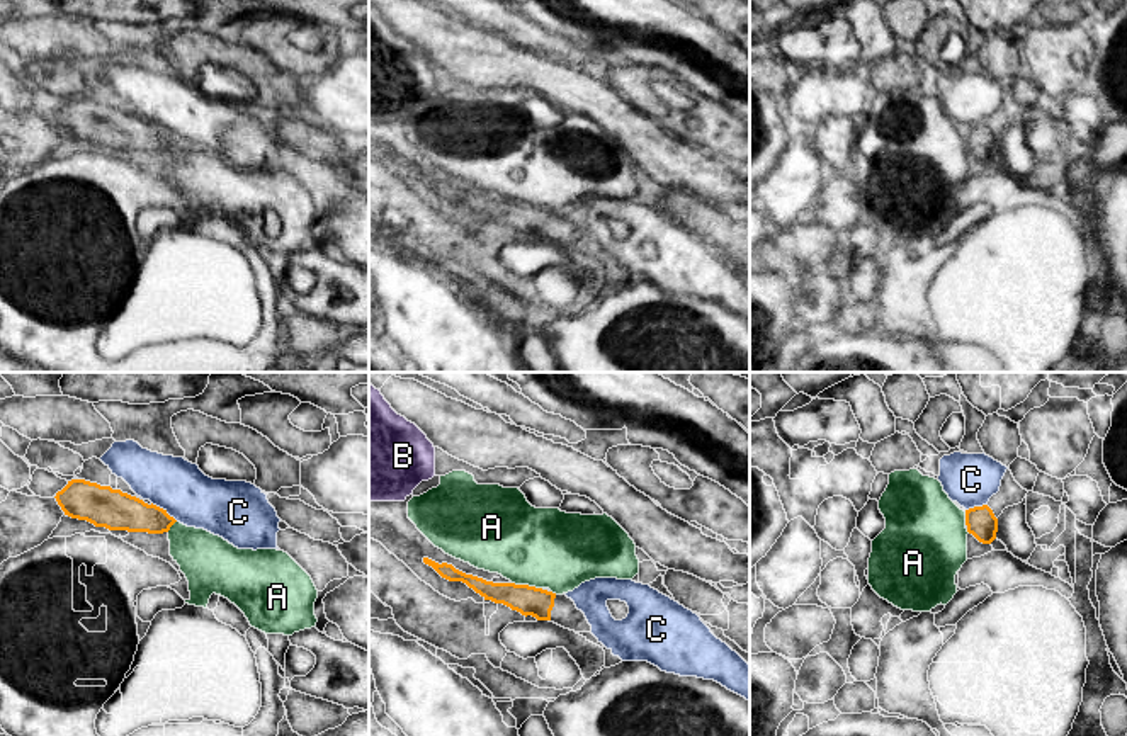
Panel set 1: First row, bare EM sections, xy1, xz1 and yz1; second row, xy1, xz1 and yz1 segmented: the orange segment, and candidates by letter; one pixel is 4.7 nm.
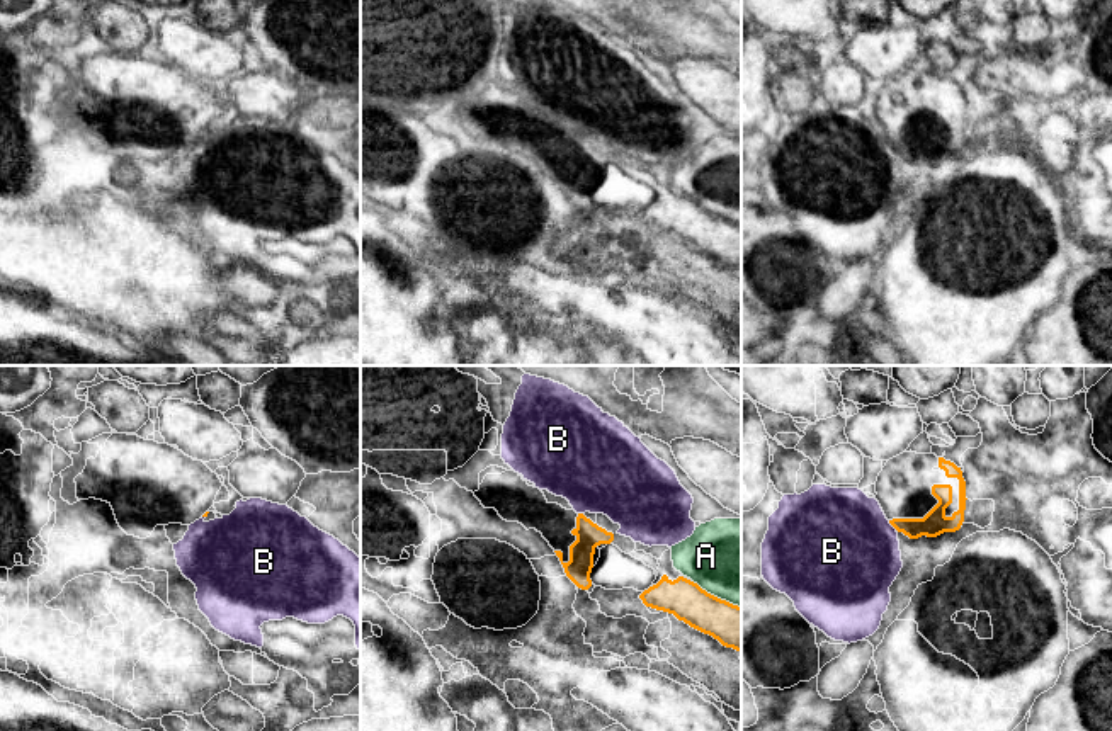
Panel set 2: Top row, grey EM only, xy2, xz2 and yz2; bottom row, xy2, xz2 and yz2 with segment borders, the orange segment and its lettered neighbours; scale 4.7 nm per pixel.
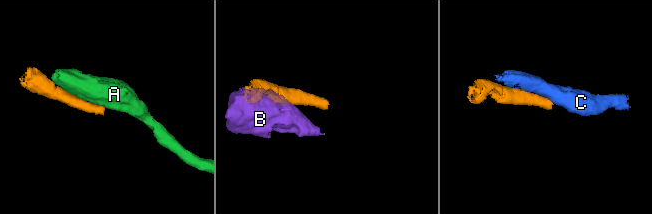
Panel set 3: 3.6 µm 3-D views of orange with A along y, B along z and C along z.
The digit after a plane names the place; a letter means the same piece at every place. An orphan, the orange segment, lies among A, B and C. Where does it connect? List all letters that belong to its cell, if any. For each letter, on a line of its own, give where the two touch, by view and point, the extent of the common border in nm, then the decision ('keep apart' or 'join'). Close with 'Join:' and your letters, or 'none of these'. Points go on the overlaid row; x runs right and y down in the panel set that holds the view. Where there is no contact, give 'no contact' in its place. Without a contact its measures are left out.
A: xz1 (527, 585) | 150 nm | keep apart
B: yz2 (893, 526) | 60 nm | keep apart
C: xy1 (165, 510) | 160 nm | keep apart
Join: none of these

